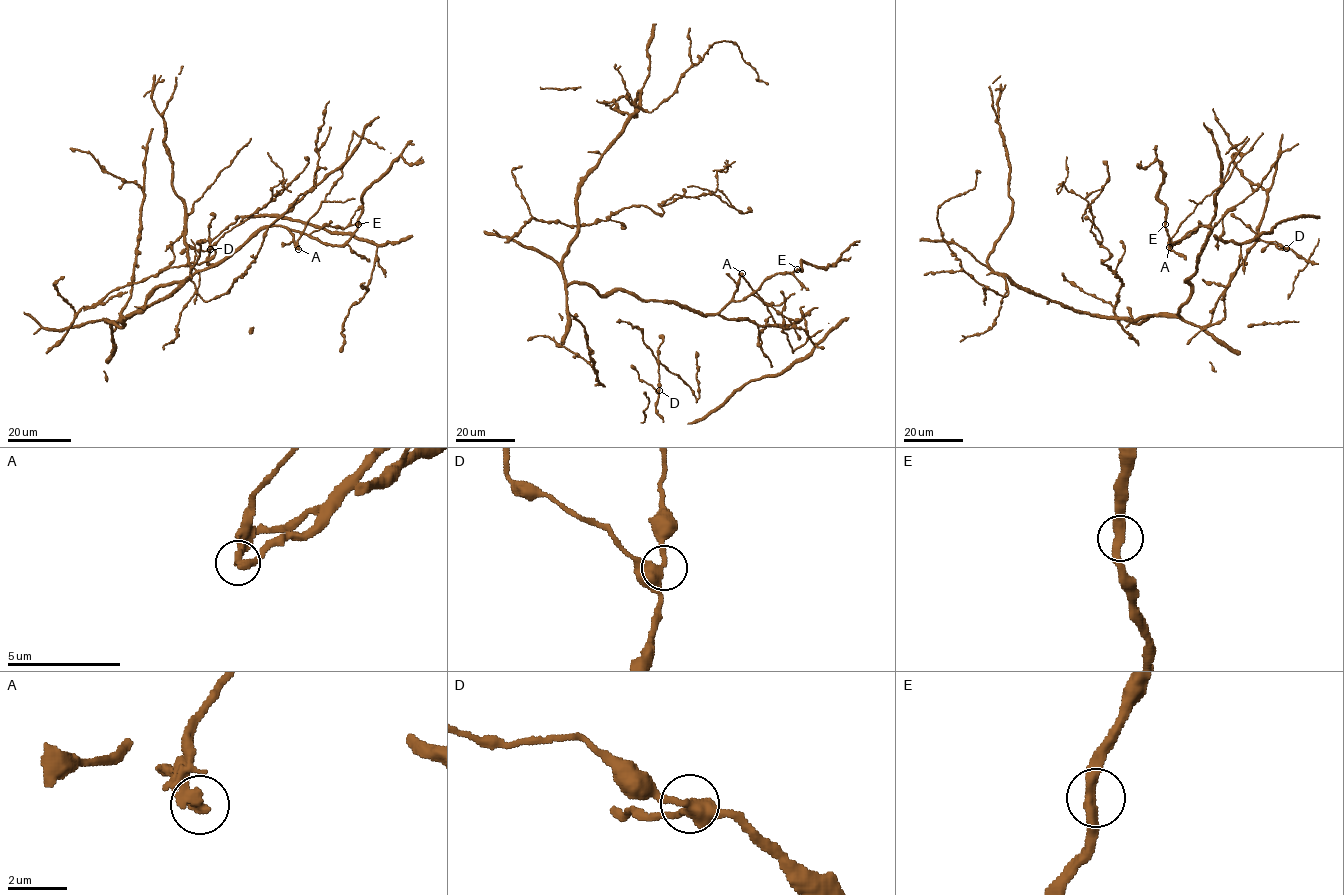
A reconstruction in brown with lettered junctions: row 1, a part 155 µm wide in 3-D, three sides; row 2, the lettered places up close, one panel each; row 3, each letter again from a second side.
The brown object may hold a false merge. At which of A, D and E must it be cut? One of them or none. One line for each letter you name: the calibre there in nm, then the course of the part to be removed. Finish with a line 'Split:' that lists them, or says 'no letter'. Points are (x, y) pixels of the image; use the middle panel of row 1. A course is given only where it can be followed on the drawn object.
A: 360 nm
Split: A

